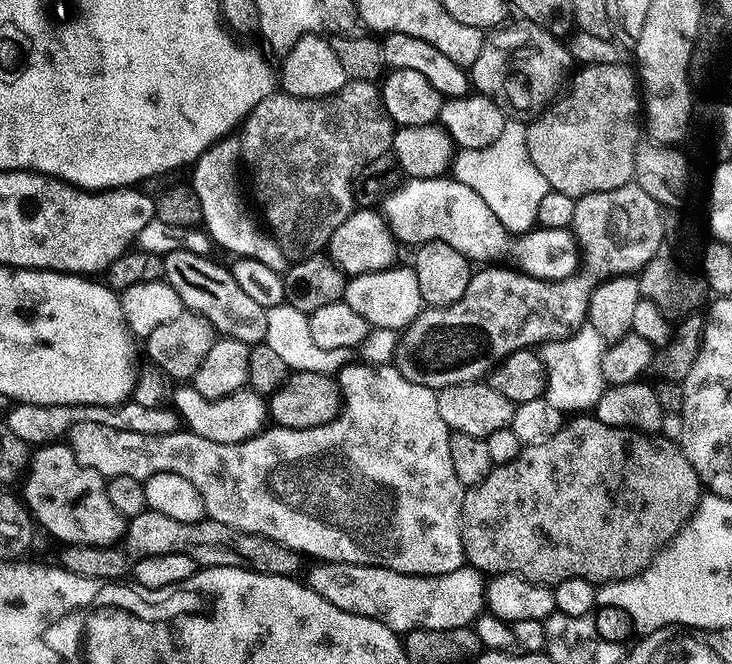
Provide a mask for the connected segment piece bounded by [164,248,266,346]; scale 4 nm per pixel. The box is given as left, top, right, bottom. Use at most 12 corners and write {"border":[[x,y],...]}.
{"border":[[179,248],[164,279],[185,309],[249,346],[265,309],[227,267]]}

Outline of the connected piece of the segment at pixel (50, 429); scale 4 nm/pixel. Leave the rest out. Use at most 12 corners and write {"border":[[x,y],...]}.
{"border":[[21,404],[9,430],[29,446],[63,441],[83,423],[170,434],[166,406]]}

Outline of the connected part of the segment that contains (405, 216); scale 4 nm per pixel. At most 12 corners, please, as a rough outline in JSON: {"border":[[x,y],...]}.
{"border":[[408,178],[382,201],[401,245],[435,240],[472,262],[506,229],[468,186]]}

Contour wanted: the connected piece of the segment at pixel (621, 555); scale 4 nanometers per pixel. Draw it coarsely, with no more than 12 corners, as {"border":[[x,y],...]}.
{"border":[[569,419],[467,489],[464,559],[637,576],[700,475],[664,434]]}

